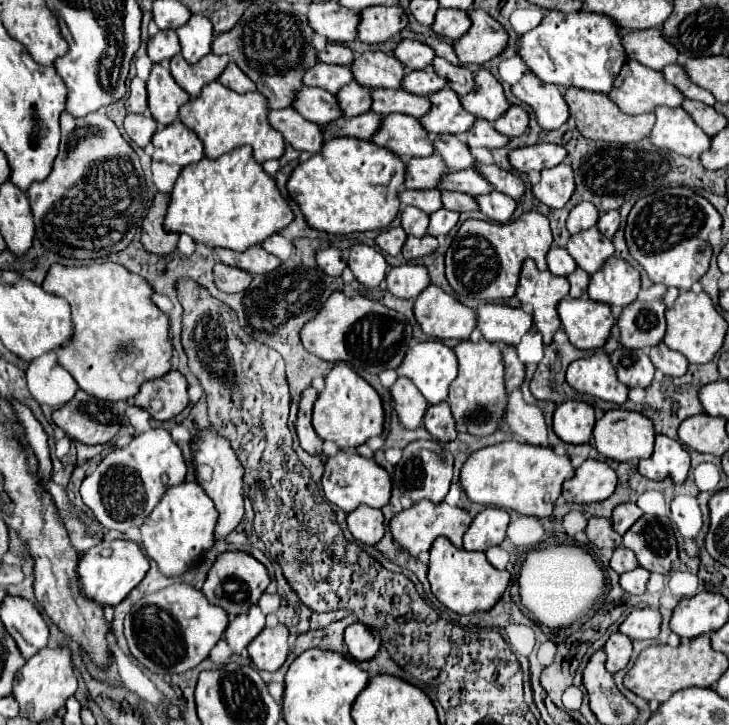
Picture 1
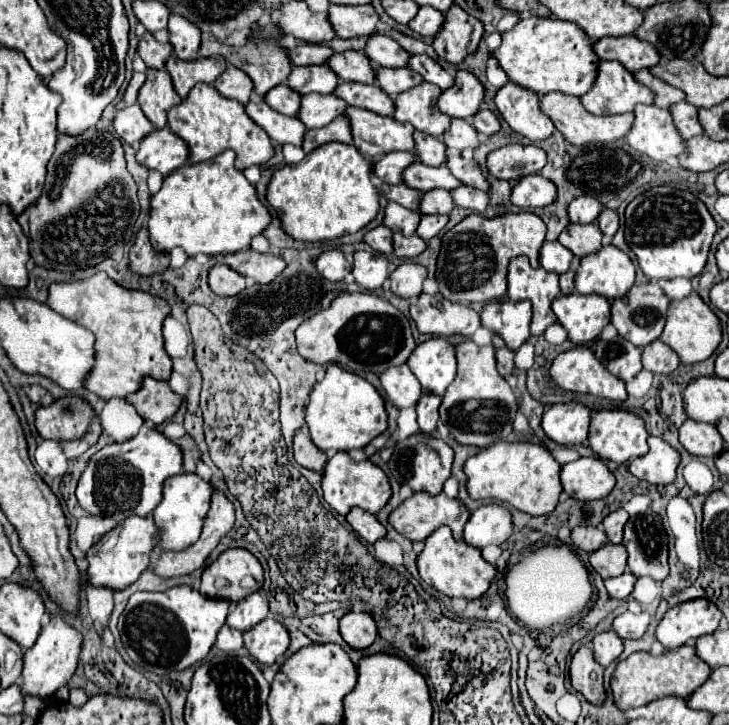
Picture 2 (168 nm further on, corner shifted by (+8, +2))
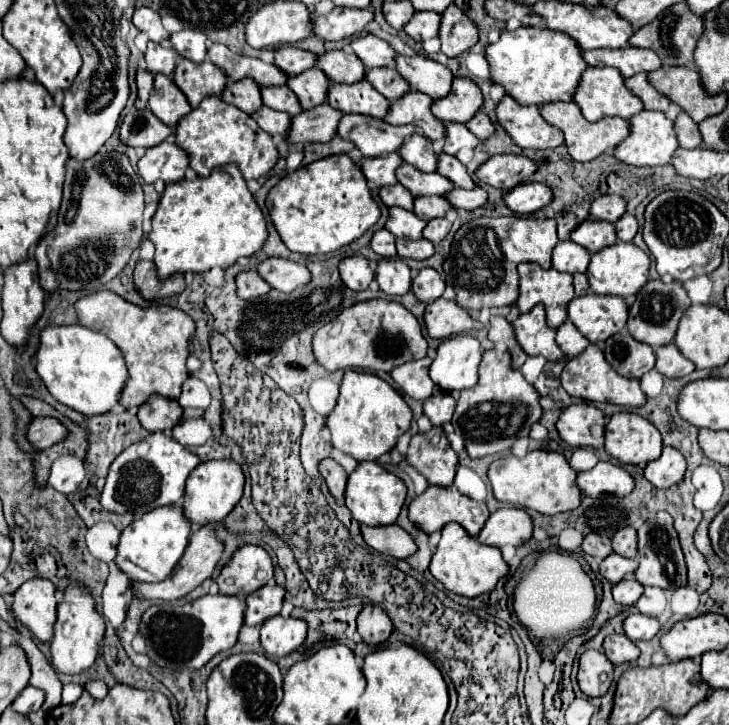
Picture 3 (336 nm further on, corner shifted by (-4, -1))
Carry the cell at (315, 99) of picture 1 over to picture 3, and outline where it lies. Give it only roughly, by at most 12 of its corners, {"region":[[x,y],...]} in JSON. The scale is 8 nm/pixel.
{"region":[[260,87],[262,103],[288,115],[300,113],[296,95],[286,87]]}

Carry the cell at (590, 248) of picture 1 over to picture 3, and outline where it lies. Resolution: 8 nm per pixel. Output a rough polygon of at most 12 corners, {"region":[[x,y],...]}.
{"region":[[588,217],[570,239],[590,253],[616,243],[610,221]]}

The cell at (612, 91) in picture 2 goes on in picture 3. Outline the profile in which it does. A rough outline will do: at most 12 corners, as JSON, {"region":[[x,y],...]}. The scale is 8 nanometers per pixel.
{"region":[[584,69],[572,101],[588,121],[644,109],[616,69]]}

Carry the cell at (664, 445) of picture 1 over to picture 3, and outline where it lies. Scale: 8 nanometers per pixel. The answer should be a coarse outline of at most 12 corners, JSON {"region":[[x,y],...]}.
{"region":[[664,447],[644,469],[658,489],[670,489],[686,473],[678,449]]}

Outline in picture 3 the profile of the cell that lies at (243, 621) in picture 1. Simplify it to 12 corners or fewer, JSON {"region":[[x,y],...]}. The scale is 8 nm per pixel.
{"region":[[268,583],[246,597],[246,625],[282,609],[284,587]]}

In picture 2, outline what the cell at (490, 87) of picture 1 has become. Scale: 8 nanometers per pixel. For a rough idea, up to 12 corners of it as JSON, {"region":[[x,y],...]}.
{"region":[[458,70],[438,108],[468,120],[480,110],[486,90],[472,72]]}

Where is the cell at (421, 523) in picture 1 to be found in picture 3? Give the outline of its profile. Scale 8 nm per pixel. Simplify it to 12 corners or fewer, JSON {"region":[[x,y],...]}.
{"region":[[430,485],[408,515],[428,535],[460,523],[478,537],[486,503],[454,485]]}

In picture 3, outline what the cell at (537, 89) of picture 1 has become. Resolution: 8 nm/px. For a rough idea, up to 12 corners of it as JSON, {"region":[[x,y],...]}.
{"region":[[504,97],[496,119],[522,149],[564,143],[534,105]]}

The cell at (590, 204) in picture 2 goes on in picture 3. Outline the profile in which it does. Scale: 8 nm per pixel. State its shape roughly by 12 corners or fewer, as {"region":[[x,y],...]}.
{"region":[[618,195],[598,197],[590,207],[592,217],[616,223],[626,213]]}

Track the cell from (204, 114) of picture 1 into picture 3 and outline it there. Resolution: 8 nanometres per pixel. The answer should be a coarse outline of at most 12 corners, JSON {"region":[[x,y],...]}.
{"region":[[206,97],[176,125],[198,177],[234,163],[246,181],[280,157],[250,115]]}

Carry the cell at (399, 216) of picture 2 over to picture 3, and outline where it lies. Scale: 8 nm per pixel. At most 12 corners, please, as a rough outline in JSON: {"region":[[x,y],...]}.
{"region":[[390,207],[386,229],[402,239],[420,239],[426,221]]}

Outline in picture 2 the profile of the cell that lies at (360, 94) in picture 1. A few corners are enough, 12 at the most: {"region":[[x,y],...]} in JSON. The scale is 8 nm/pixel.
{"region":[[306,94],[298,118],[318,128],[344,114],[336,94]]}

